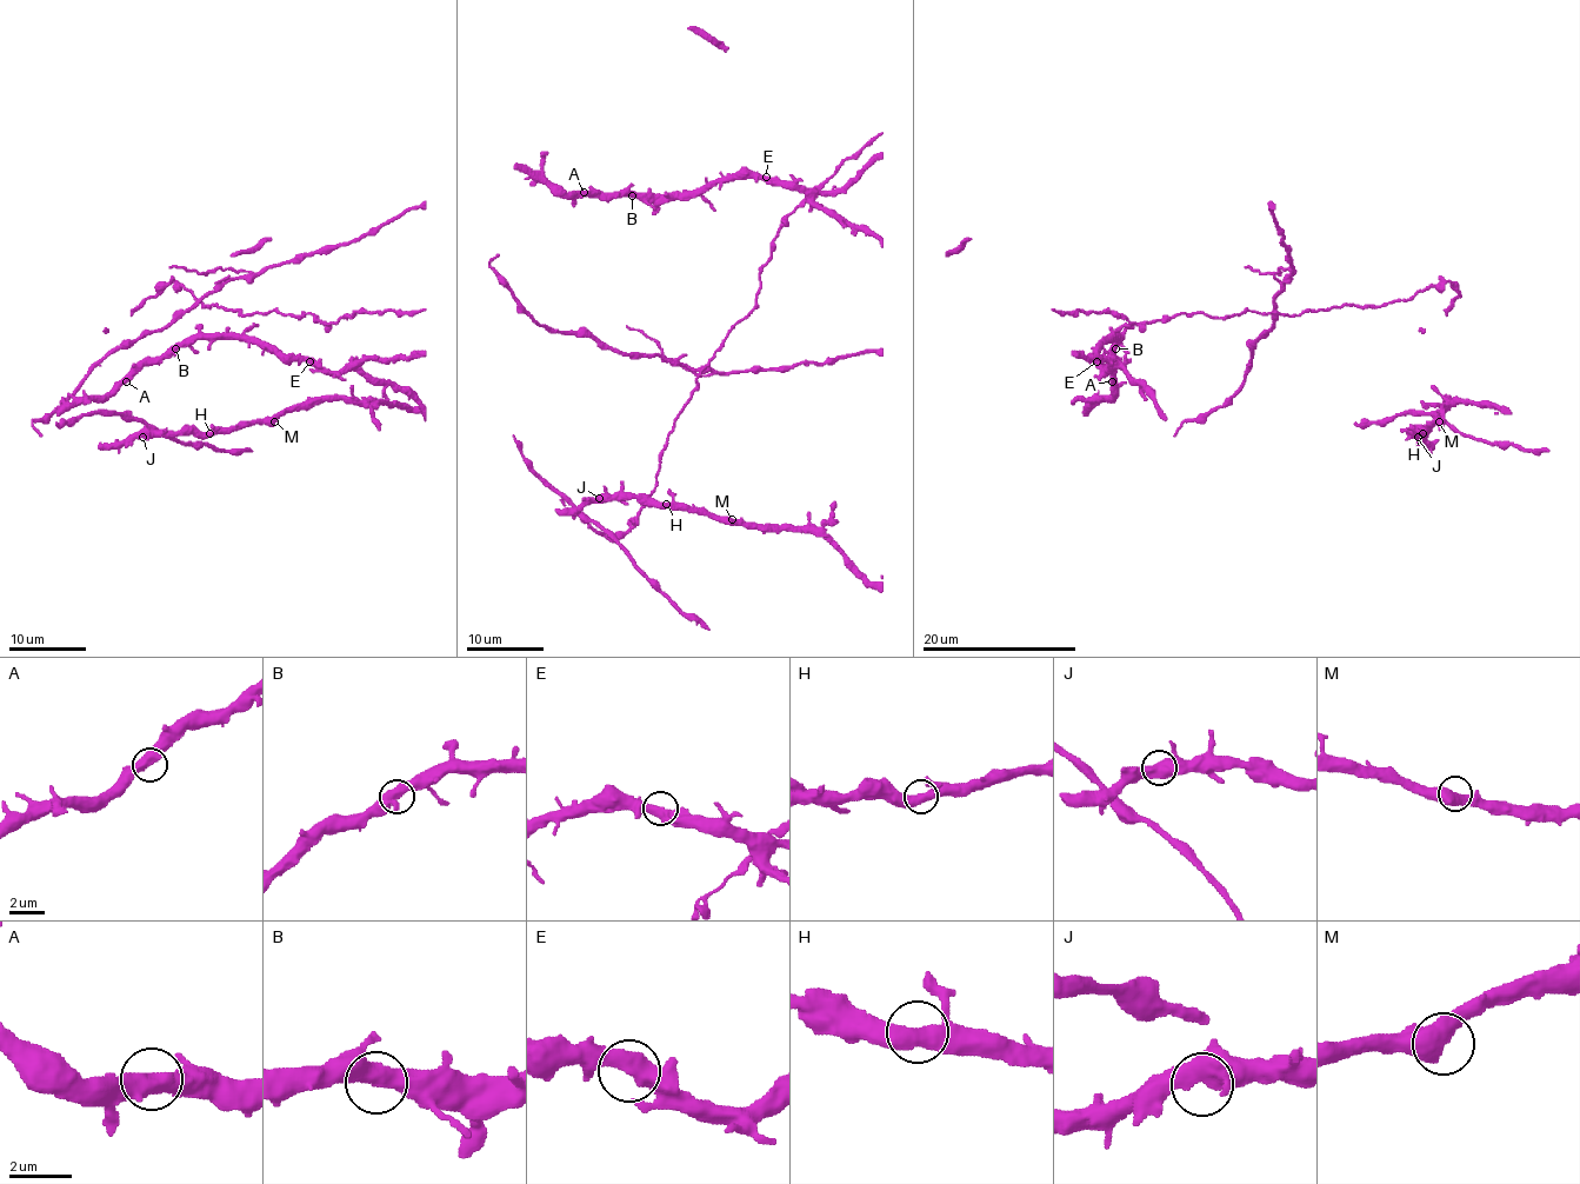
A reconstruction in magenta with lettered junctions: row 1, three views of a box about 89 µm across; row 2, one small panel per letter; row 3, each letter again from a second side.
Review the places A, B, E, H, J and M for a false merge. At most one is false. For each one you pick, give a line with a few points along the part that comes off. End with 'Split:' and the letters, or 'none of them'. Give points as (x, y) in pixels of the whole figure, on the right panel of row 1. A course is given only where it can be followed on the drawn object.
Split: none of them

